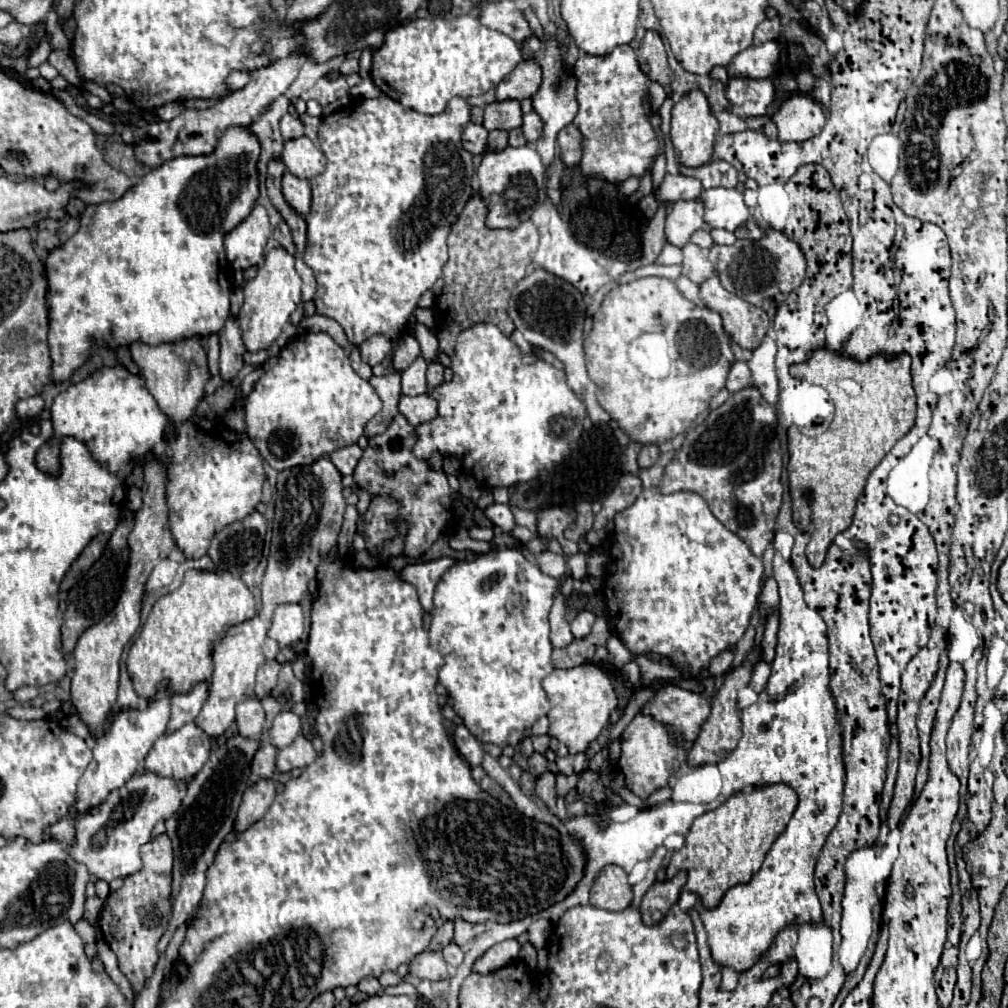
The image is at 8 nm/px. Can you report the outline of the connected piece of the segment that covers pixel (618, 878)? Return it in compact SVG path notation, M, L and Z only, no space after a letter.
M606 865L590 889L590 905L608 911L622 911L632 901L632 887L626 879L626 871L618 865Z

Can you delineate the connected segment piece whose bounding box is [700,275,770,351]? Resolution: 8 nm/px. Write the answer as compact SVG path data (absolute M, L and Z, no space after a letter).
M718 275L708 277L700 285L700 299L710 311L716 311L722 317L726 333L742 349L752 351L754 347L758 347L758 343L762 343L770 327L770 317L762 309L740 299L738 295L728 293L720 285Z

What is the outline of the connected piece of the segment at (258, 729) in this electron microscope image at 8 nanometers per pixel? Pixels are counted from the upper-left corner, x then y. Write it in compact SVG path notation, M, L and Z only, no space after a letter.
M246 699L236 707L236 725L242 737L252 741L264 739L264 709L258 699Z

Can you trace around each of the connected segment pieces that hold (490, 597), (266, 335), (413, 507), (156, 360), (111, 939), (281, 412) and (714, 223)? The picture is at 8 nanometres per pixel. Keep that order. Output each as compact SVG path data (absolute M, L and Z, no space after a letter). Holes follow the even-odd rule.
M500 549L500 551L488 551L488 553L480 553L474 559L456 559L456 563L442 575L442 579L436 585L436 593L434 593L434 611L432 611L432 625L430 625L430 645L444 657L444 667L440 669L440 683L446 687L448 695L454 701L454 711L462 717L464 725L470 729L470 733L478 739L478 741L488 741L500 747L506 745L518 745L520 739L524 737L524 731L528 727L534 725L534 721L542 715L546 715L550 711L550 699L546 697L546 691L542 687L542 679L546 675L550 675L552 661L550 661L550 653L552 653L552 645L548 639L550 627L548 627L548 613L552 607L552 599L554 599L554 591L560 583L556 579L550 579L548 575L544 575L528 557L524 557L524 553L520 549Z
M282 247L268 251L264 265L258 269L258 275L244 285L244 305L238 317L242 341L250 353L270 347L272 341L280 335L282 327L290 319L290 313L302 301L300 287L302 287L302 279L294 269L294 257L282 251Z
M396 415L382 435L376 435L368 441L368 447L364 449L364 455L354 469L354 481L372 495L394 495L400 501L400 519L410 523L404 553L412 559L418 559L426 549L432 547L432 543L448 525L456 493L450 489L442 471L430 471L426 461L420 461L412 455L414 441L414 427L406 421L404 415Z
M192 337L176 343L162 343L156 347L144 343L132 343L130 353L134 363L140 367L146 389L156 399L160 411L170 419L168 431L172 433L178 425L186 423L204 395L204 385L208 383L208 363L206 363L206 345L202 339Z
M166 833L150 839L140 847L144 867L142 871L124 879L124 885L108 895L104 903L100 927L108 927L106 941L110 949L116 953L120 971L130 979L134 991L144 987L144 981L152 975L154 965L158 961L156 943L162 937L166 923L170 919L170 875L172 875L172 847ZM110 903L110 905L108 905ZM122 927L122 929L118 929Z
M302 333L280 351L278 363L262 375L246 399L246 433L262 459L276 471L310 465L328 453L354 445L382 401L368 381L354 373L344 349L326 333Z
M704 189L698 201L704 205L704 221L714 229L734 231L750 217L750 209L744 205L744 197L736 189Z

